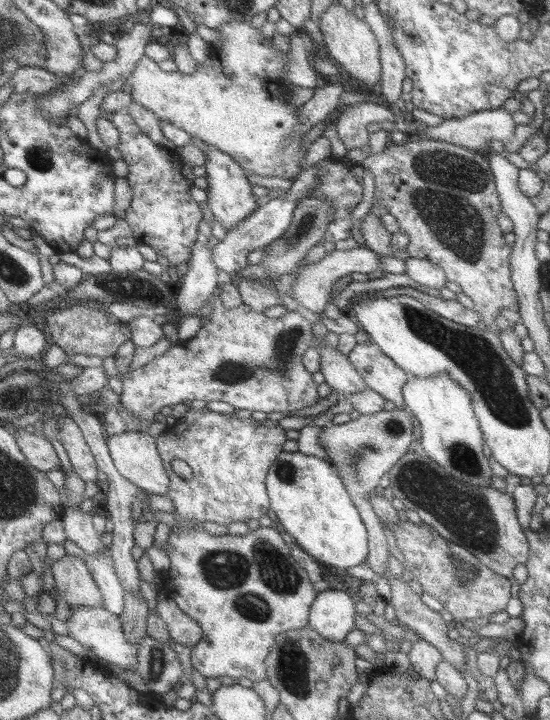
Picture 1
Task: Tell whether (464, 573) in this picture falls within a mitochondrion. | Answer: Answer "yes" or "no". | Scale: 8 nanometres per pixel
yes

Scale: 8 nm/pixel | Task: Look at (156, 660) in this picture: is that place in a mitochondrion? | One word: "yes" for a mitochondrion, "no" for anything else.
yes

